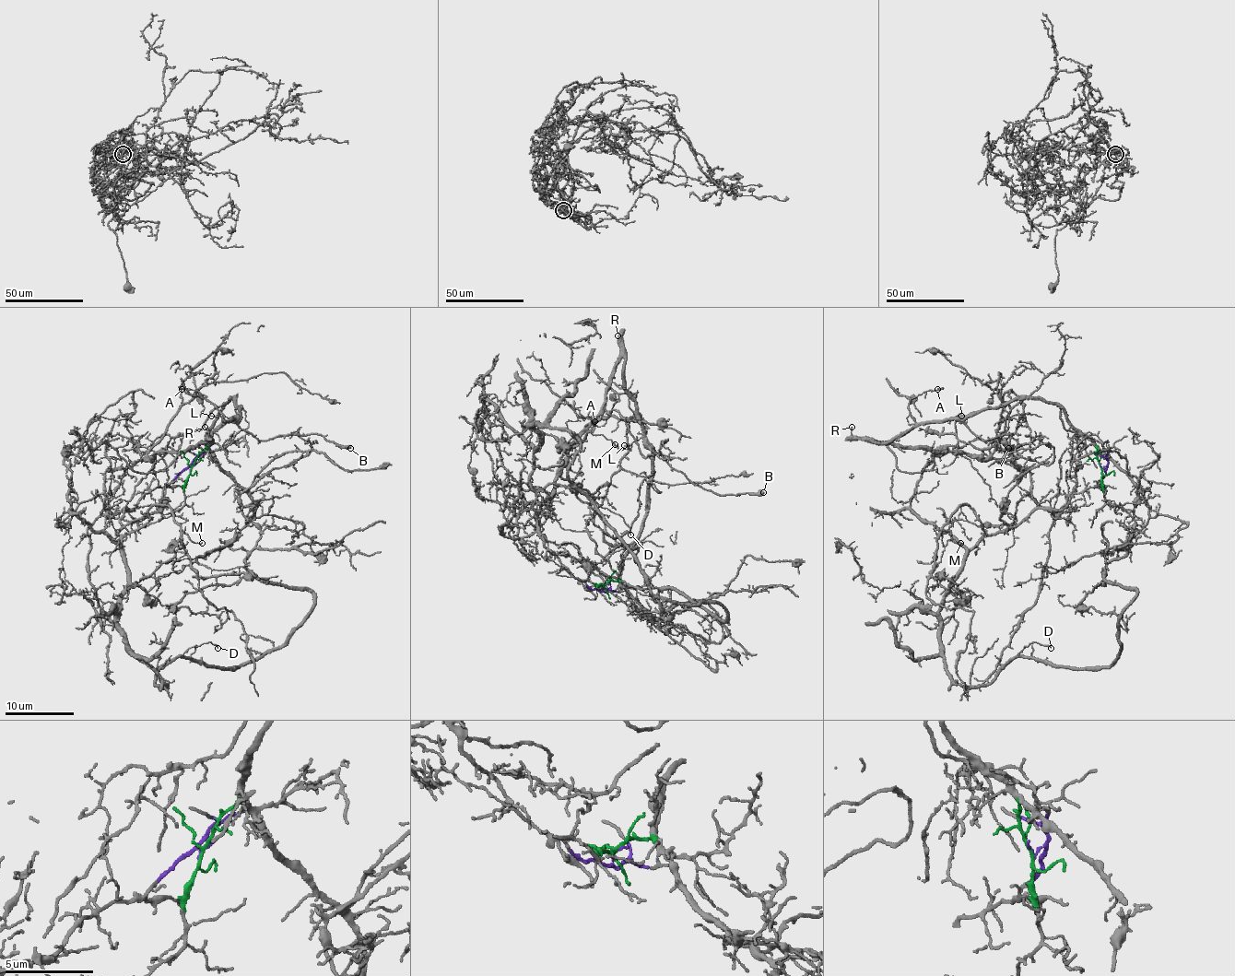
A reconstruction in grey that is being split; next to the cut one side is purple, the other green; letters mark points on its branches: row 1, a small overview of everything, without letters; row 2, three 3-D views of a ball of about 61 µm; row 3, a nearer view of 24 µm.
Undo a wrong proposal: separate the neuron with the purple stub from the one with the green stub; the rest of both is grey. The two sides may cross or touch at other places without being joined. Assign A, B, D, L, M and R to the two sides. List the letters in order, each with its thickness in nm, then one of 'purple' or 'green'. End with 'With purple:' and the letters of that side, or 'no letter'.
A: 120 nm thick; green
B: 440 nm thick; green
D: 130 nm thick; purple
L: 100 nm thick; green
M: 100 nm thick; purple
R: 110 nm thick; green
With purple: D, M

